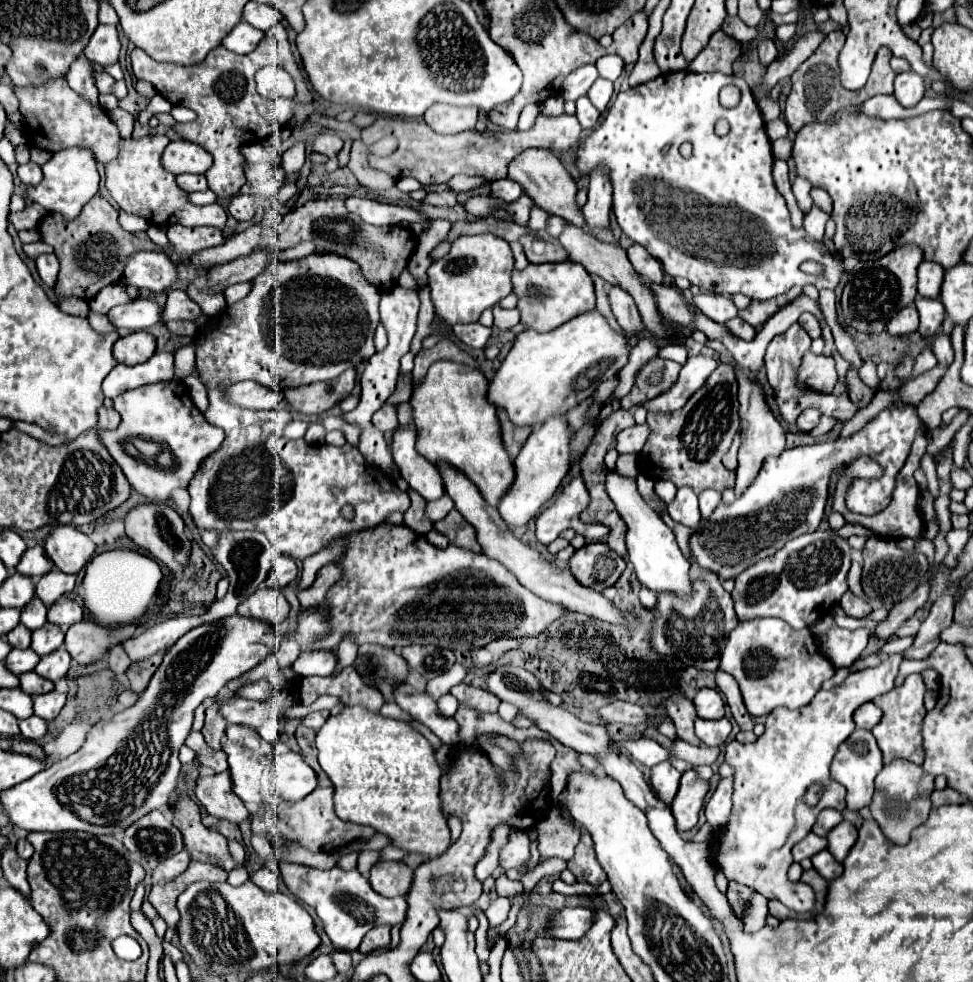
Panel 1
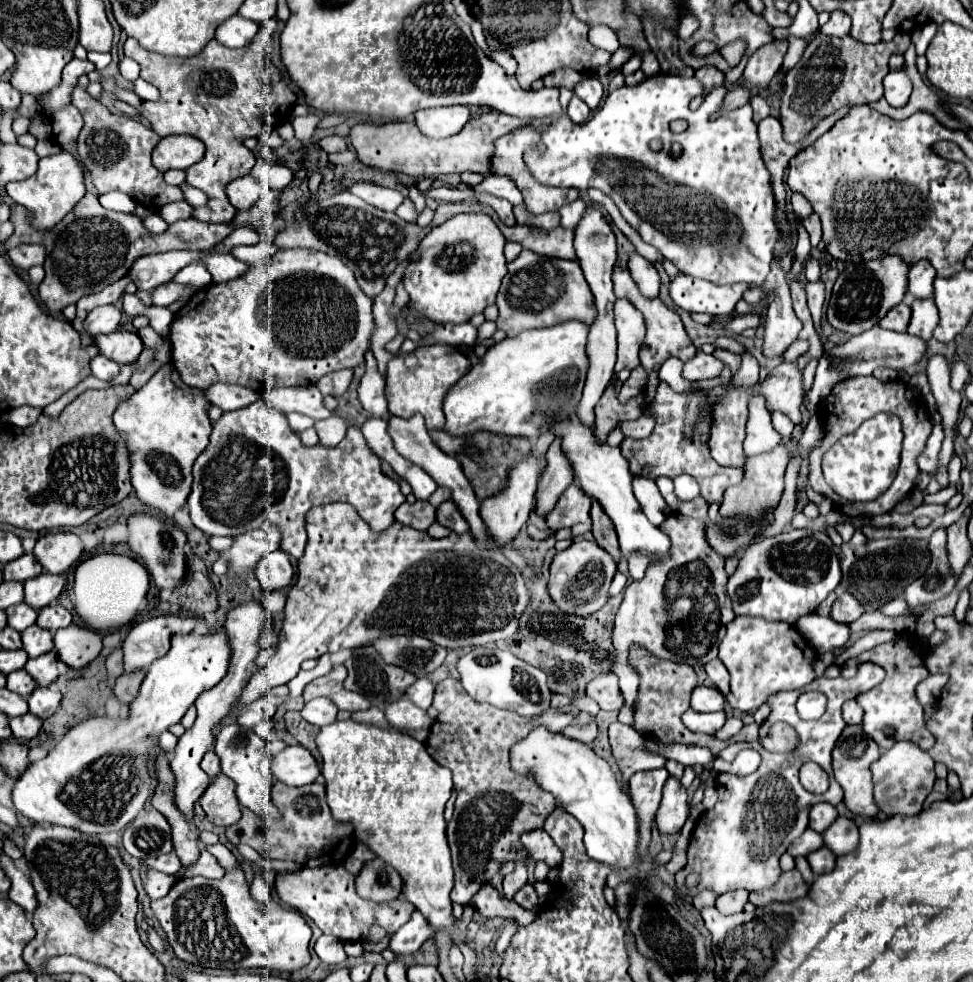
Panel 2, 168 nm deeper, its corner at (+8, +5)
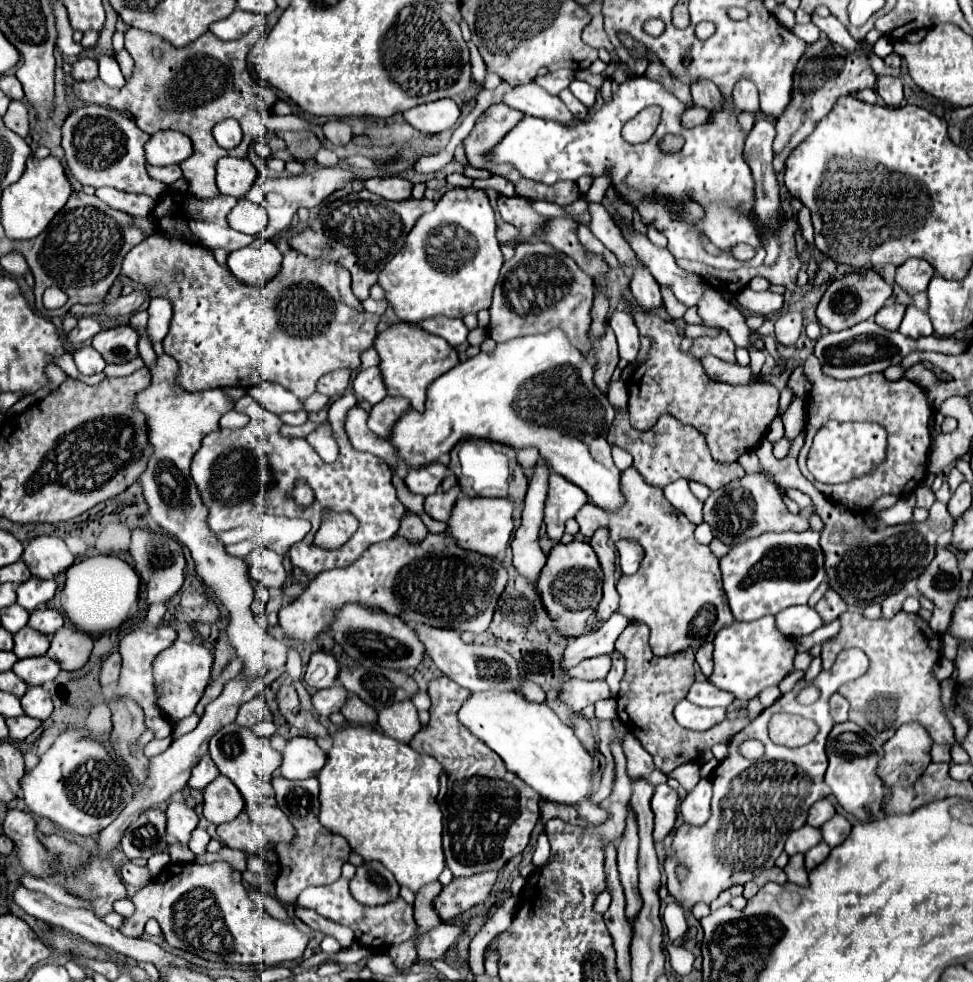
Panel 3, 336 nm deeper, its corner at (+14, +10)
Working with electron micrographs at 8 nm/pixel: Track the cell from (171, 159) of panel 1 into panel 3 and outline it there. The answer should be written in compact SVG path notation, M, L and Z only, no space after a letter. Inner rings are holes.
M175 130L157 132L145 144L145 158L151 166L181 164L191 154L193 154L191 138L181 132L175 132Z

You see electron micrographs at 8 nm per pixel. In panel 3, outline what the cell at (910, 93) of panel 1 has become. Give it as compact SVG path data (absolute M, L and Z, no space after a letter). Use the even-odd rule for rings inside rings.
M879 76L877 94L883 98L887 106L899 106L903 102L903 84L893 76Z

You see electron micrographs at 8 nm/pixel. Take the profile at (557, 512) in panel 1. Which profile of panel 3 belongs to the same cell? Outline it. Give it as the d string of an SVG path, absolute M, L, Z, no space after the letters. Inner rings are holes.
M551 474L549 482L549 494L545 502L545 526L551 540L559 542L565 530L565 522L569 518L575 518L579 508L587 504L587 494L581 492L575 484L569 484L563 476Z

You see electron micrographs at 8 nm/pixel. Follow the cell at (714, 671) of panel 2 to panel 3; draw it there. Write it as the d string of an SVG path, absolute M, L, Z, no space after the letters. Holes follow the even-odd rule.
M703 644L697 650L697 664L701 666L701 670L707 678L713 674L713 646L711 644Z

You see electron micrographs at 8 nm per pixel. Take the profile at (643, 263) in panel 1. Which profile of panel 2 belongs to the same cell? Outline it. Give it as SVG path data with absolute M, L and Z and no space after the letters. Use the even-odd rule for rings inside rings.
M631 253L629 257L629 273L635 279L639 291L647 299L655 299L659 295L659 273L651 261L641 257L639 253Z

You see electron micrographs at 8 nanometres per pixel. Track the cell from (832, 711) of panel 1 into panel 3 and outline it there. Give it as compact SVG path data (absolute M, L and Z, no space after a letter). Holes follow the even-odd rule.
M843 650L831 670L823 670L815 680L811 680L819 690L821 698L813 706L799 706L795 696L801 688L795 688L783 694L771 708L763 710L755 722L751 722L745 730L733 736L729 742L729 756L713 770L711 784L713 784L713 802L711 802L711 816L705 824L681 824L675 832L673 848L675 856L667 858L663 864L669 894L685 908L691 908L695 902L709 904L719 892L735 886L745 884L759 872L773 868L777 856L783 852L787 836L801 828L807 820L807 810L821 798L827 798L831 790L825 784L825 770L827 770L827 754L825 742L833 728L833 718L827 710L829 698L839 690L839 686L857 680L869 670L869 658L861 650ZM775 712L799 714L803 718L813 720L819 726L817 736L801 748L781 748L781 746L765 746L765 754L759 762L751 764L741 758L735 748L747 740L757 738L765 744L765 726ZM685 864L689 868L689 876L685 882L677 880L675 868Z

